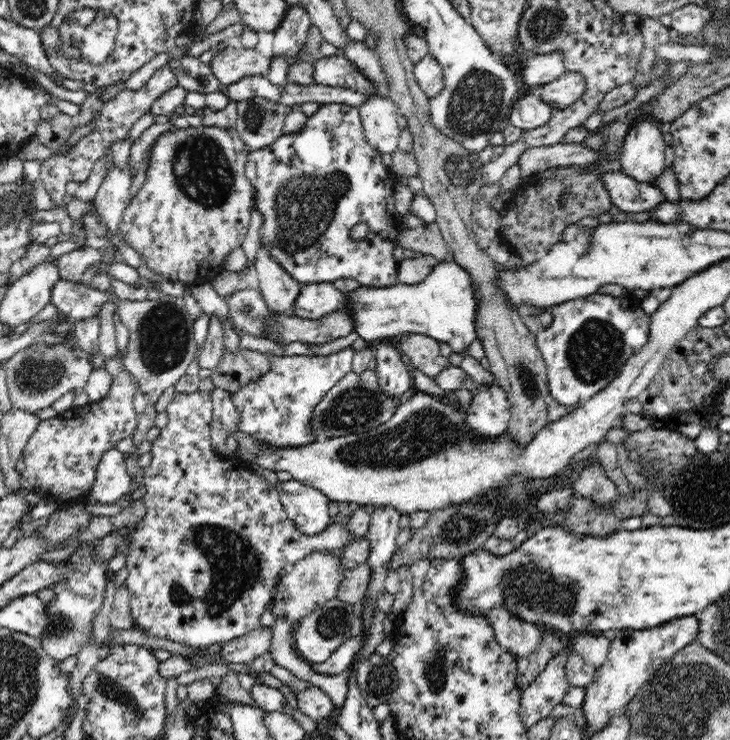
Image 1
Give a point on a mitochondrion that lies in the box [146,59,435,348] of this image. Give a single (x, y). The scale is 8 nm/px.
(305, 204)

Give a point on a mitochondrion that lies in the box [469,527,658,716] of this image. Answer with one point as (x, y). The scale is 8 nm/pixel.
(539, 588)

